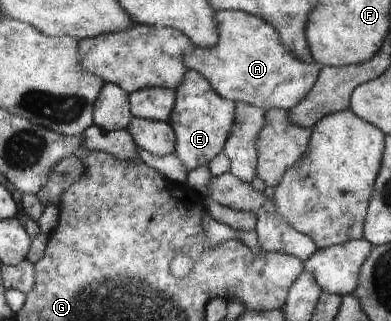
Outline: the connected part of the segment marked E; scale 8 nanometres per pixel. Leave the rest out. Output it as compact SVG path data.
M190 69L180 89L175 92L176 106L168 121L176 134L175 154L188 171L193 171L207 166L224 151L237 122L237 106L235 102L217 94L203 75Z

